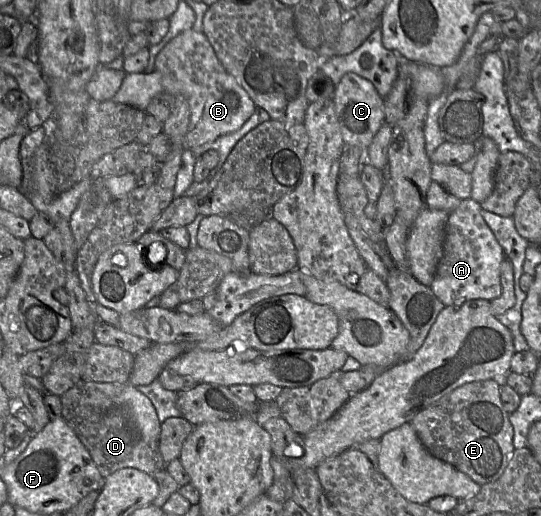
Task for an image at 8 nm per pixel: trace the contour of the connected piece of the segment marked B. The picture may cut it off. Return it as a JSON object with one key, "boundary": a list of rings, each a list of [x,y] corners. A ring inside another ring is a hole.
{"boundary":[[[183,31],[157,54],[155,70],[161,74],[163,91],[187,98],[190,122],[184,150],[202,145],[239,129],[255,112],[256,105],[246,90],[228,73],[203,32]]]}

